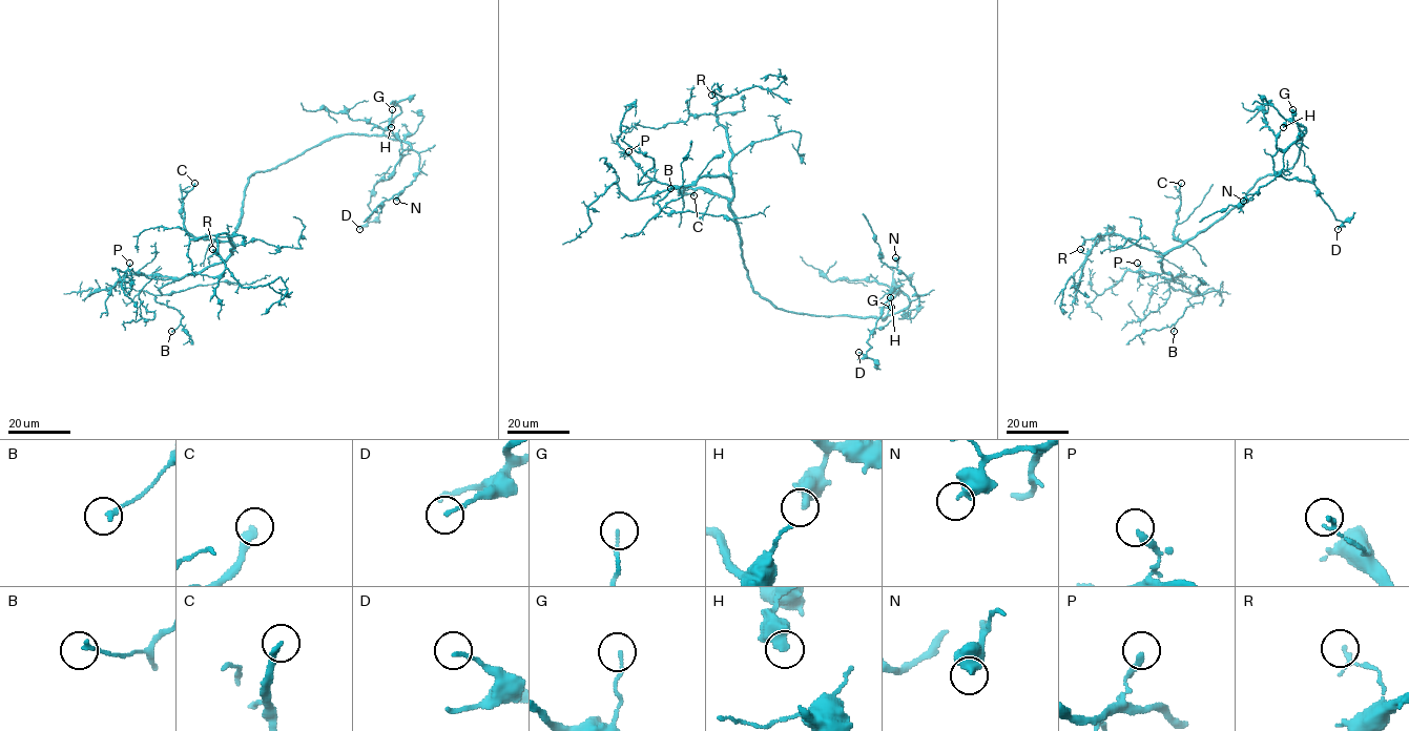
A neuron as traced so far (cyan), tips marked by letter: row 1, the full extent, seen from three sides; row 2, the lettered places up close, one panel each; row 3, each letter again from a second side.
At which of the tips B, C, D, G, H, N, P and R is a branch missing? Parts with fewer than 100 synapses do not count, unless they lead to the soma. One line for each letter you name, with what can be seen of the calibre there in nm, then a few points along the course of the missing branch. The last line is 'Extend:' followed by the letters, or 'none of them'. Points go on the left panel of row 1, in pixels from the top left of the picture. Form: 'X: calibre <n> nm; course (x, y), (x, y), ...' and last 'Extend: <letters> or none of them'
C: calibre 280 nm; course (194, 183), (203, 171), (218, 111), (188, 88), (166, 30), (142, 28), (136, 9)
Extend: C

